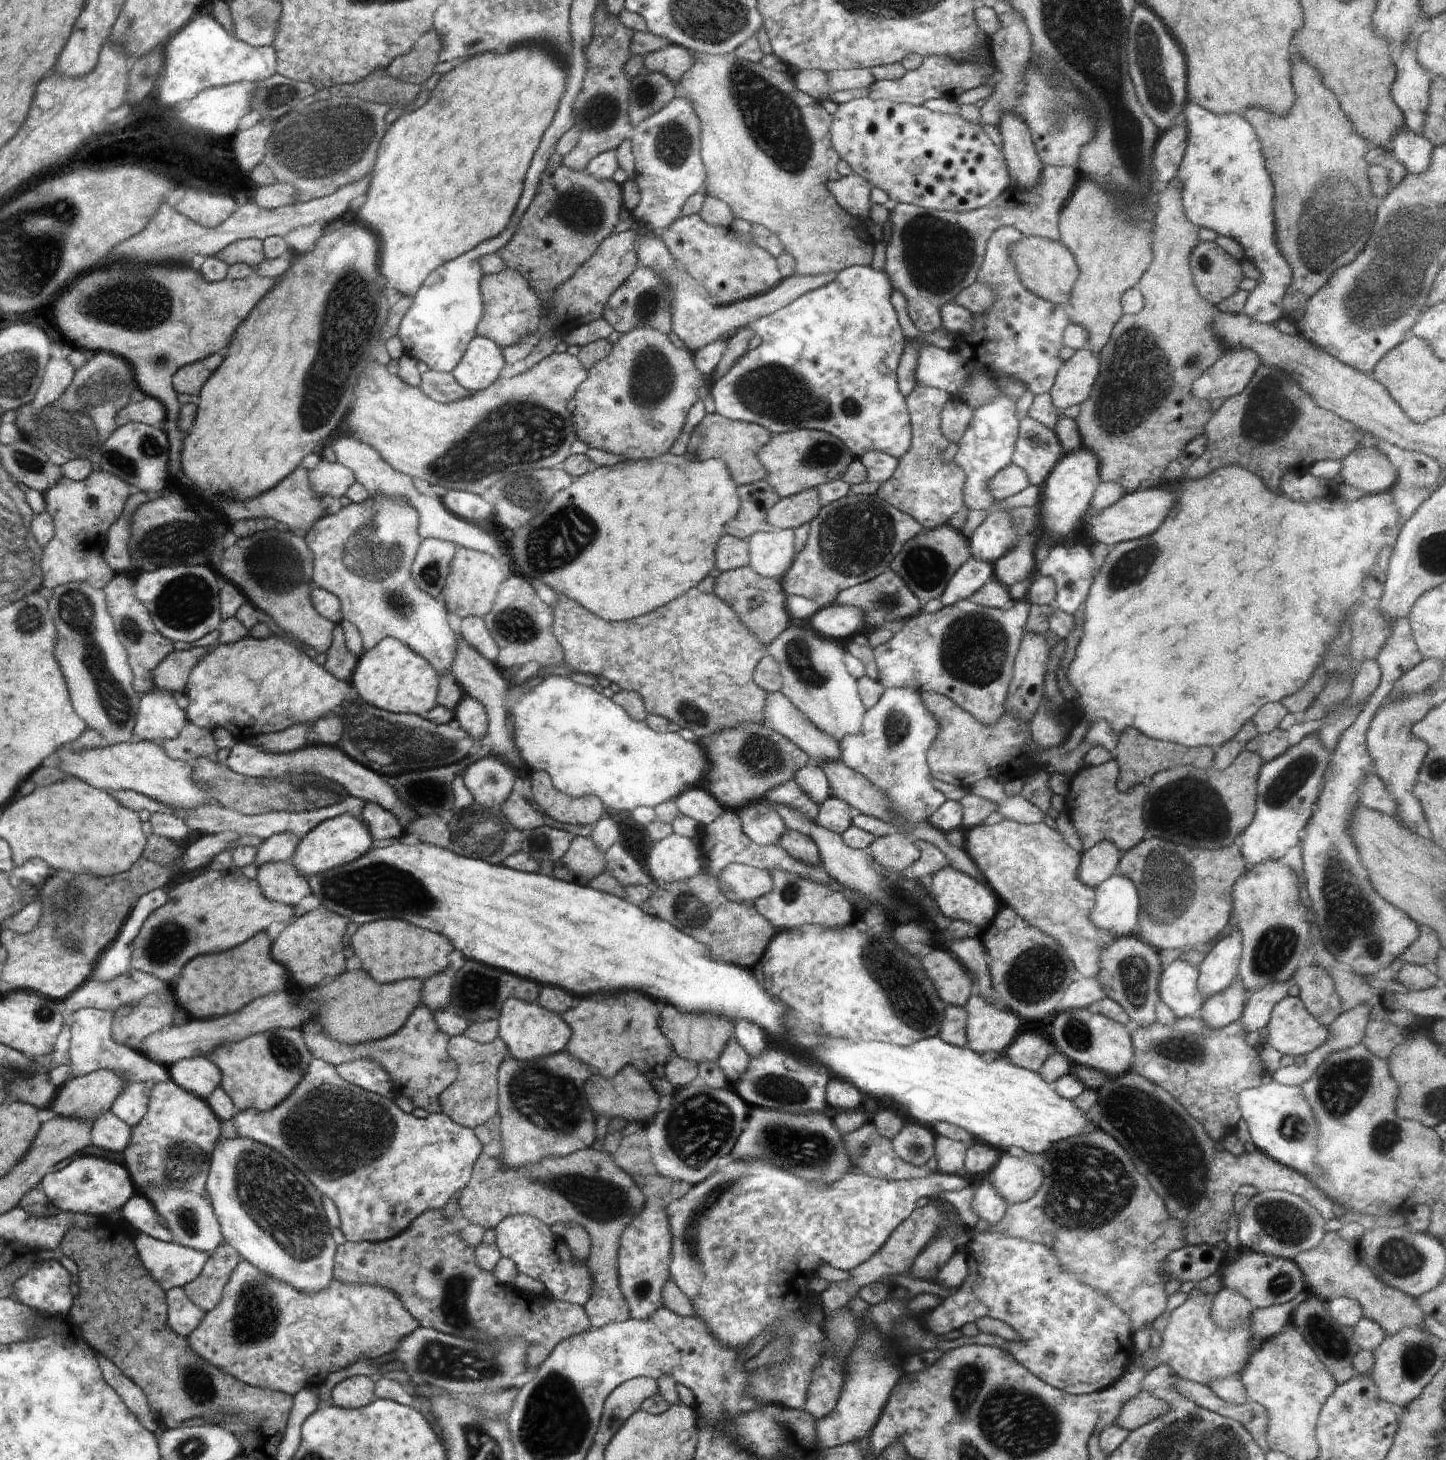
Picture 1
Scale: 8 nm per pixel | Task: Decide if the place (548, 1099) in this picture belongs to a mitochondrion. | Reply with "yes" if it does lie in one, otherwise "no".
yes

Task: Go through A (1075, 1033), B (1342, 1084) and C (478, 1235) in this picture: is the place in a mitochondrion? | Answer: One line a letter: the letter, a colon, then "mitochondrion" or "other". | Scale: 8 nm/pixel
A: mitochondrion
B: mitochondrion
C: other

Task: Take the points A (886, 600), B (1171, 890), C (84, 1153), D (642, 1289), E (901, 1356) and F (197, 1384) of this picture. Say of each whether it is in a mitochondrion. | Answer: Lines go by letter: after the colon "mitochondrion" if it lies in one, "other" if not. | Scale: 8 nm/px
A: mitochondrion
B: mitochondrion
C: other
D: other
E: other
F: mitochondrion

